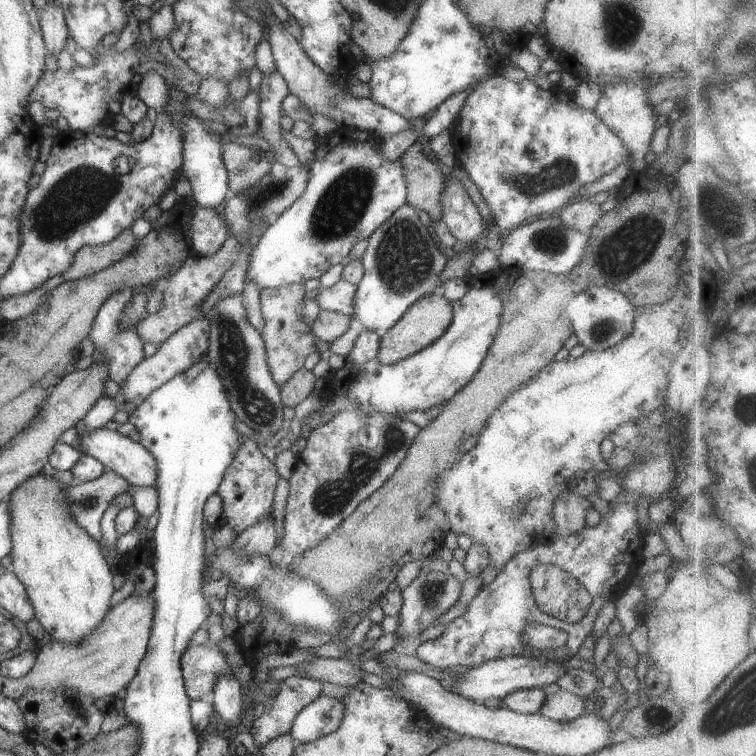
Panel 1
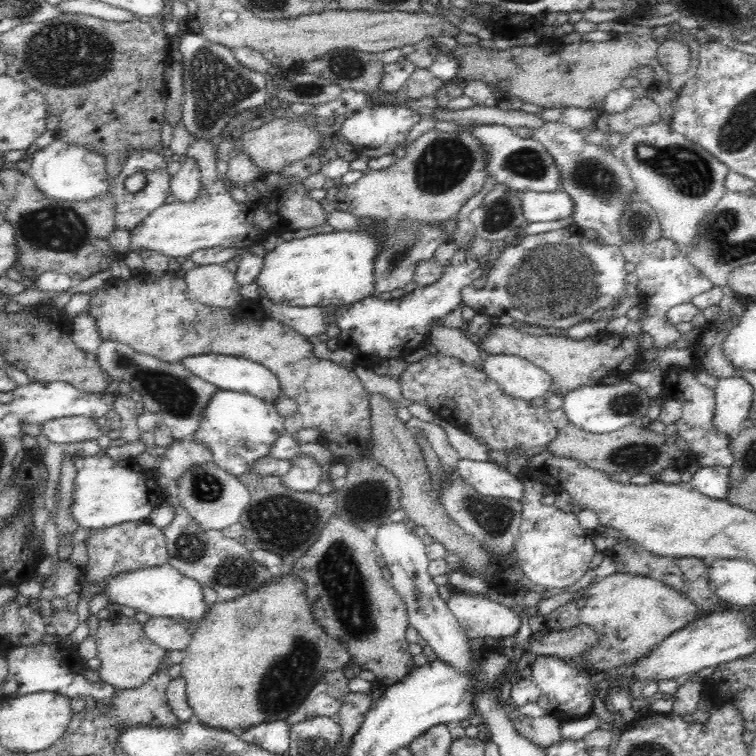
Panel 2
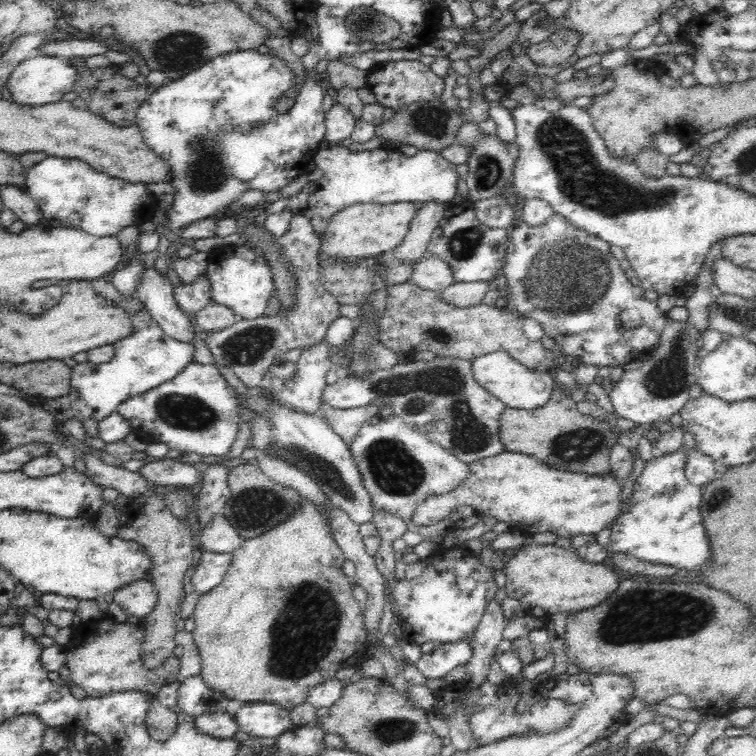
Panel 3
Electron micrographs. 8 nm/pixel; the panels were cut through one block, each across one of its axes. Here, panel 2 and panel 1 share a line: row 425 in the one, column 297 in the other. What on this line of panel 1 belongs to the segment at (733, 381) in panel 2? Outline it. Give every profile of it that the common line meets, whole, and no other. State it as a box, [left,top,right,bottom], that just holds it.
[289,694,343,743]

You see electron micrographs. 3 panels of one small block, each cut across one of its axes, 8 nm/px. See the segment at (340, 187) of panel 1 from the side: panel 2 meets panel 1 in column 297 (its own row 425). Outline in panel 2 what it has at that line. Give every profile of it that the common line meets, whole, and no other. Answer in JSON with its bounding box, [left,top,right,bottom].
[190,390,286,477]

